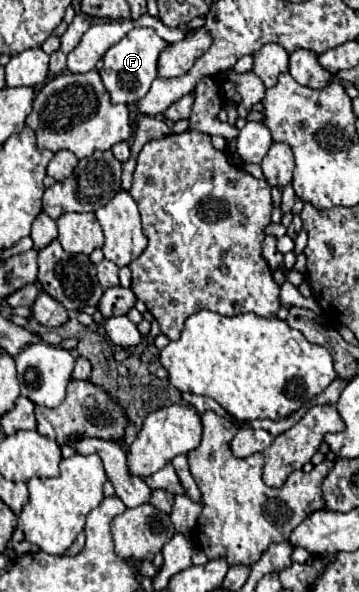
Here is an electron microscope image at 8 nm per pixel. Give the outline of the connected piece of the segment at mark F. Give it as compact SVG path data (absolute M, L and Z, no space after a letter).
M133 28L121 42L117 42L113 48L109 48L103 56L103 68L101 68L101 80L105 88L111 94L111 100L123 102L123 104L135 104L141 100L147 92L151 82L157 78L157 64L159 54L169 44L153 30L153 28Z

